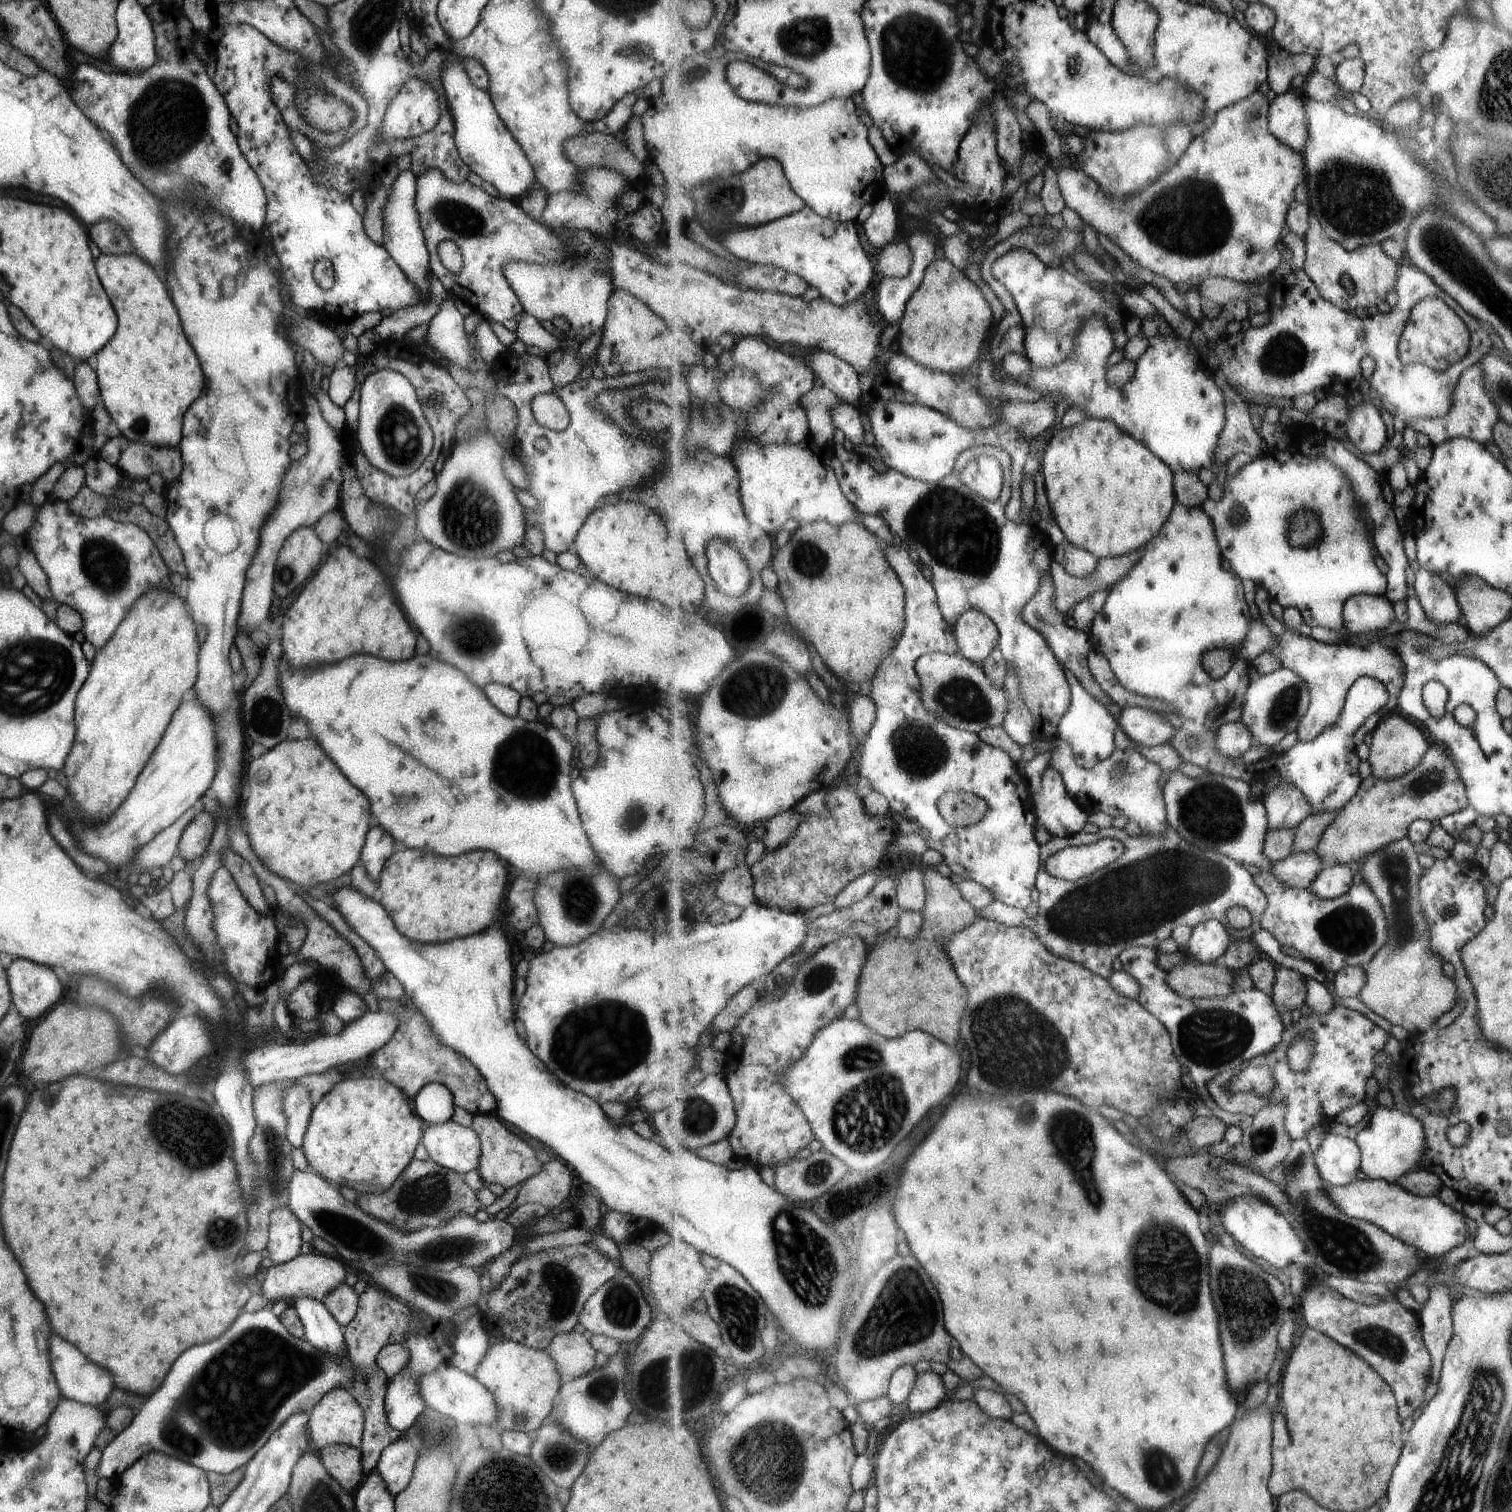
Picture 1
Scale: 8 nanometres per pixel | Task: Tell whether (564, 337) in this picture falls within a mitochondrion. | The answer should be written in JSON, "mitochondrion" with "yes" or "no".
{"mitochondrion":"no"}

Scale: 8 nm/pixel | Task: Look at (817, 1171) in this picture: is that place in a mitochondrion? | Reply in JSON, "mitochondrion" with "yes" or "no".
{"mitochondrion":"yes"}

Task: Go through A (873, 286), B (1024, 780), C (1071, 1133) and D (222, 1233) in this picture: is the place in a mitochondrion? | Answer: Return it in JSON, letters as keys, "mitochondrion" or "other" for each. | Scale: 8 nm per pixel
{"A":"other","B":"other","C":"mitochondrion","D":"mitochondrion"}

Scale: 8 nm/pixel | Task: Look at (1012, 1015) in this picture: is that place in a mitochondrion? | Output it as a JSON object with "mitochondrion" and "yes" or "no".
{"mitochondrion":"yes"}

